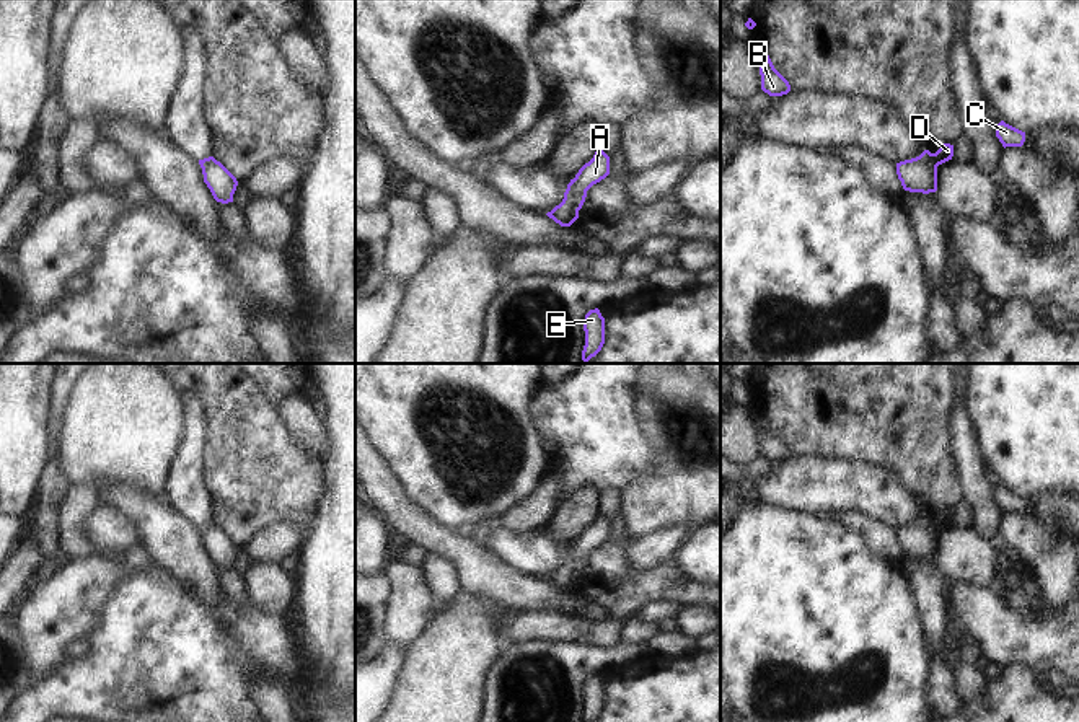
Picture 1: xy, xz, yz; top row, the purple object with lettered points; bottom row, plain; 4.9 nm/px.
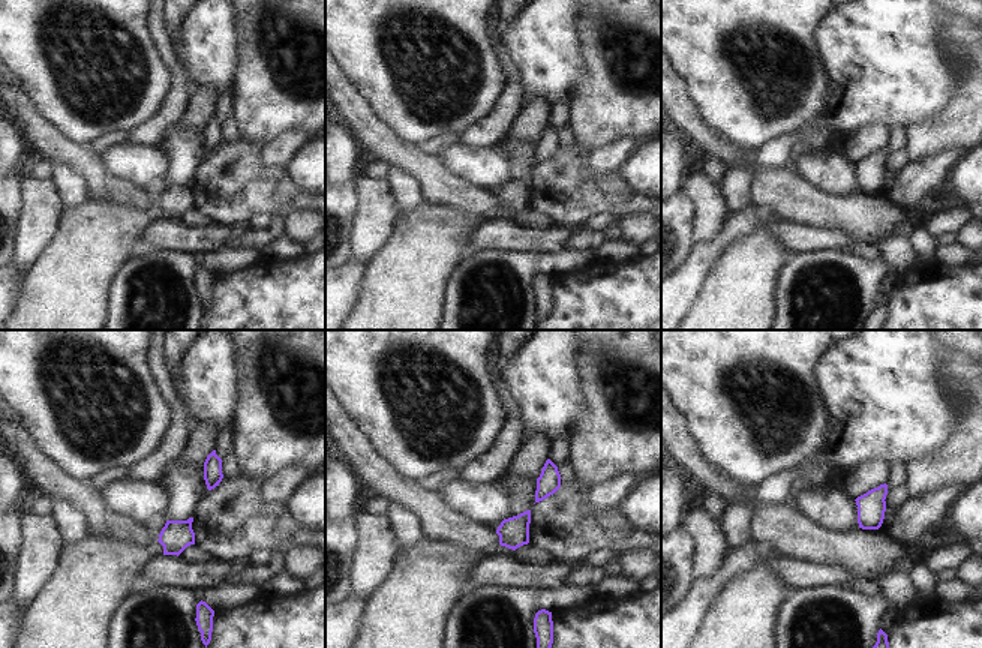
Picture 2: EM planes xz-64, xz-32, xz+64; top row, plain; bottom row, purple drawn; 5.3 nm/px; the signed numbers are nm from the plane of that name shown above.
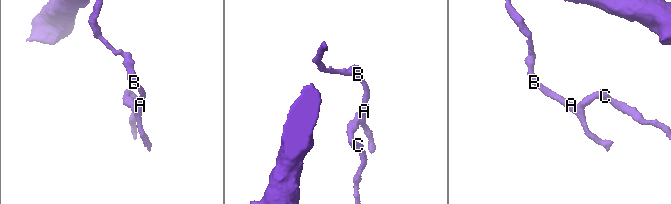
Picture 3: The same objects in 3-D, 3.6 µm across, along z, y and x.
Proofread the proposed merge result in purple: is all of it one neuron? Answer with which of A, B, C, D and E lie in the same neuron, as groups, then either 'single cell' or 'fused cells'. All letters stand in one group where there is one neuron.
A B / C D E | fused cells

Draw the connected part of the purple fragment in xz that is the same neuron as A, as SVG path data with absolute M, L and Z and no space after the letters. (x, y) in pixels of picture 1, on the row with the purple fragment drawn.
M597 148L593 158L588 163L585 163L579 169L575 178L570 179L570 183L567 184L567 189L574 192L577 210L582 209L587 197L587 191L593 184L605 179L608 174L610 174L610 156L603 150Z

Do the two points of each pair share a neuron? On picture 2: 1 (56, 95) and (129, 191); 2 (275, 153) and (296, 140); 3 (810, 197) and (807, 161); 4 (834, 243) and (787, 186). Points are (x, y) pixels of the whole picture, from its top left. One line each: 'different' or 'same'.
1: different
2: same
3: different
4: different

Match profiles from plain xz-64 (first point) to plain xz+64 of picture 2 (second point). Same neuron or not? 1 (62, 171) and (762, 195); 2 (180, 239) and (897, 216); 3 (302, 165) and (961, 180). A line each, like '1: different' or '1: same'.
1: different
2: different
3: same

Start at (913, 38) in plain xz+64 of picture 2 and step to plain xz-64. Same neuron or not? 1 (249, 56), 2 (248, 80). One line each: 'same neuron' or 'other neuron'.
1: other neuron
2: other neuron

